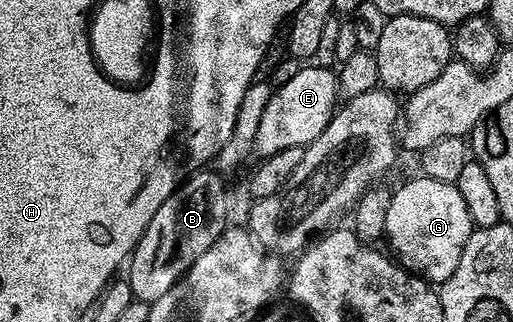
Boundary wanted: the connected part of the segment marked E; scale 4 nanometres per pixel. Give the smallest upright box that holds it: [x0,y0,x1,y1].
[253,66,338,158]

